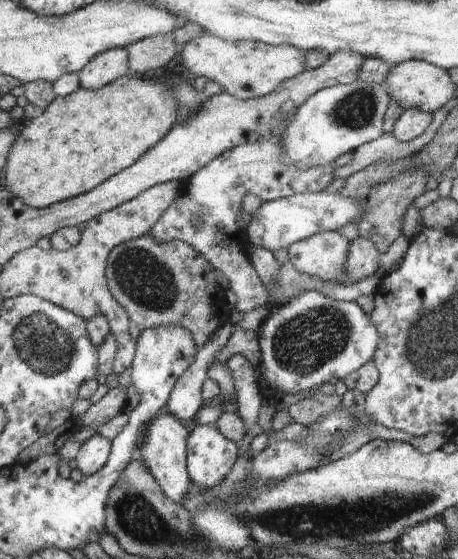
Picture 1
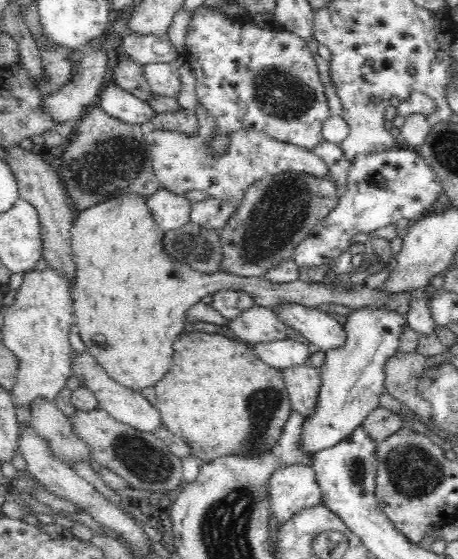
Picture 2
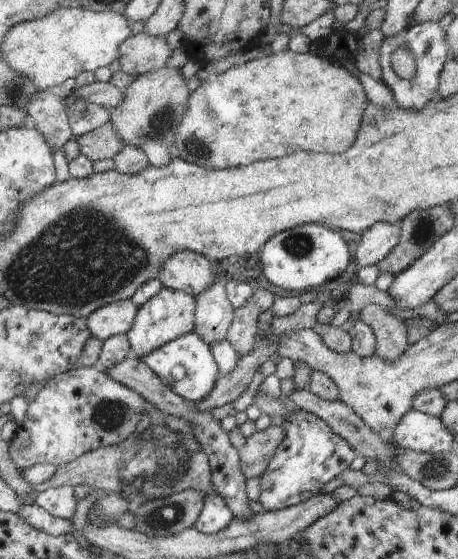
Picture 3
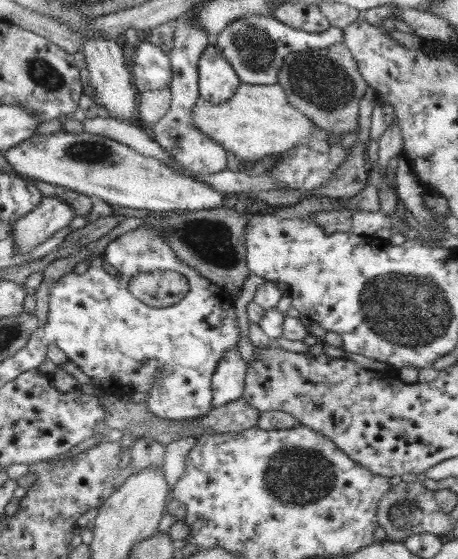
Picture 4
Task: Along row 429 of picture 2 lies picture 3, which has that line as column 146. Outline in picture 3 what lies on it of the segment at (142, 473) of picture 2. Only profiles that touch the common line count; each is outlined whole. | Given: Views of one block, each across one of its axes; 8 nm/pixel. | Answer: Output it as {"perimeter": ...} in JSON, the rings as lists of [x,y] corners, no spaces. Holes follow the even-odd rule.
{"perimeter":[[[161,68],[155,72],[147,72],[137,76],[123,92],[123,102],[109,110],[109,118],[113,128],[125,146],[137,148],[141,138],[153,138],[161,142],[165,148],[175,142],[175,130],[181,122],[181,116],[189,104],[191,92],[187,90],[187,82],[179,68]]]}

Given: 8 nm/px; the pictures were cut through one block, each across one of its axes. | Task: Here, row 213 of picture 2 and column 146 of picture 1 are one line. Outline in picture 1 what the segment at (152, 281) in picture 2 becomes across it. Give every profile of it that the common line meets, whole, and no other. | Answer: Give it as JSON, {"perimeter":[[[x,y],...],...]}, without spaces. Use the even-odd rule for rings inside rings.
{"perimeter":[[[123,76],[95,92],[77,90],[69,96],[55,96],[39,116],[19,126],[19,134],[5,156],[1,188],[31,210],[83,196],[129,168],[173,126],[175,100],[159,82],[149,82],[149,78]]]}

